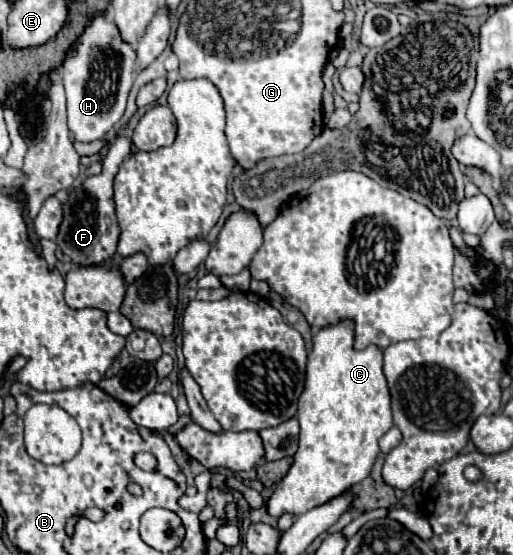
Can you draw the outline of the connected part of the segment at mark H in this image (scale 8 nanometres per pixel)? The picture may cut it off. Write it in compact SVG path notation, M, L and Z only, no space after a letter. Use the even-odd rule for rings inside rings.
M95 16L91 26L87 26L87 30L79 36L75 46L71 46L63 62L67 120L75 142L101 140L121 120L127 94L133 86L133 70L133 48L127 46L123 38L119 38L119 30L115 30L115 24L109 20L109 16Z

